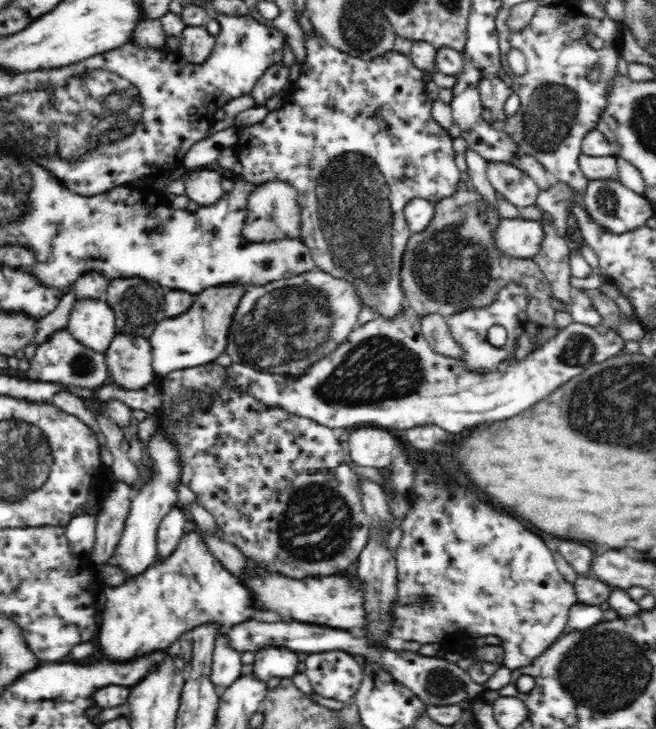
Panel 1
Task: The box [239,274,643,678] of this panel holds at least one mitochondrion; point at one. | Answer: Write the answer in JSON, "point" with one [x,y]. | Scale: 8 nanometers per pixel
{"point":[382,367]}

